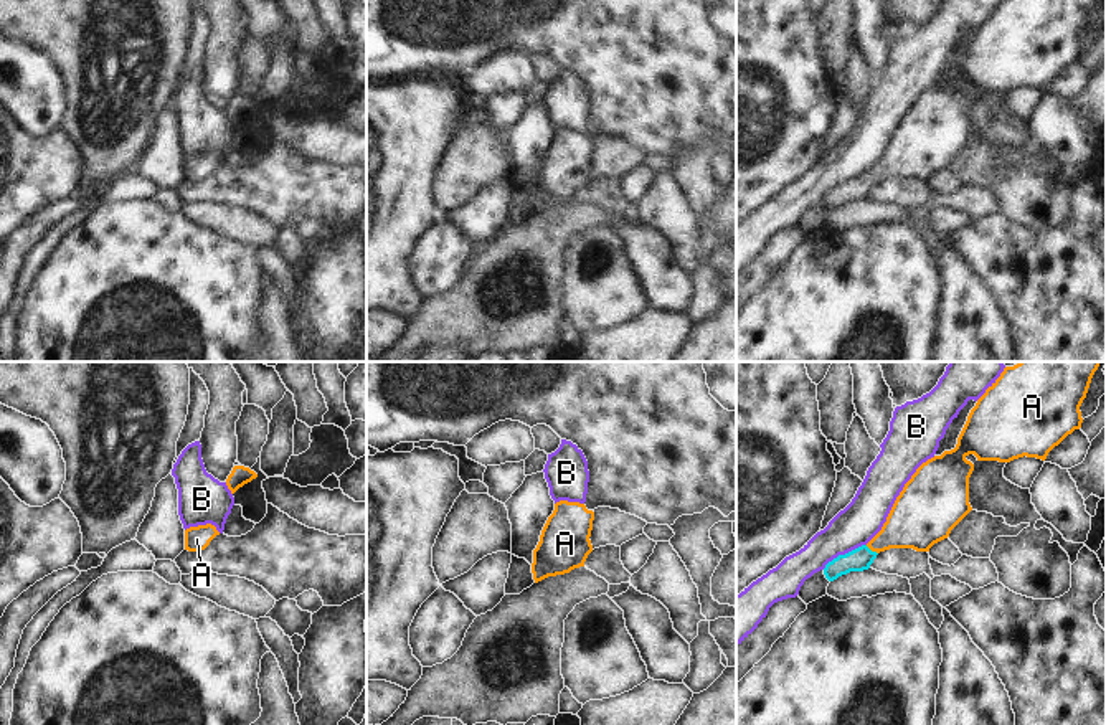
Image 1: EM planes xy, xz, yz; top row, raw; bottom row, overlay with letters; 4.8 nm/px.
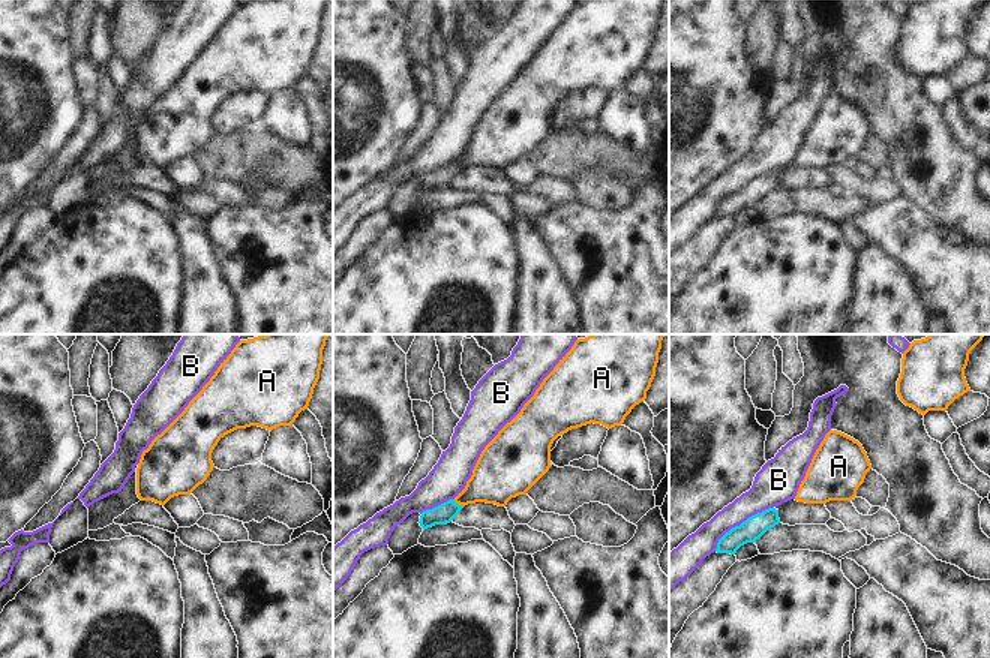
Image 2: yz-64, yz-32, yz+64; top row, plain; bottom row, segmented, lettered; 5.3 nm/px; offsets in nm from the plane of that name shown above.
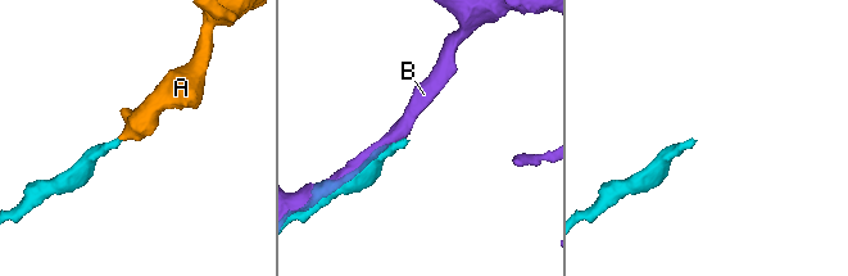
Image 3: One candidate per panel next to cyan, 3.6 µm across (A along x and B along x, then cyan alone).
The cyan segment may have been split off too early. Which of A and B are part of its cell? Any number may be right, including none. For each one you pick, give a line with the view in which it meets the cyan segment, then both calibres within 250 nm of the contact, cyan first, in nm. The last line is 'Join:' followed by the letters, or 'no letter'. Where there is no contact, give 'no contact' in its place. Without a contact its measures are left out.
A: meets cyan in yz; 120 nm thick on the cyan side, 260 nm on the other
Join: A

